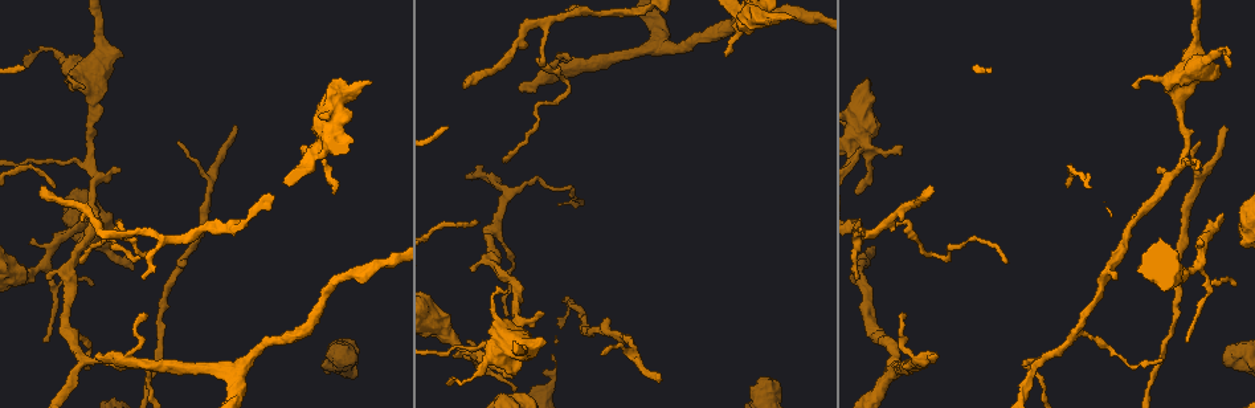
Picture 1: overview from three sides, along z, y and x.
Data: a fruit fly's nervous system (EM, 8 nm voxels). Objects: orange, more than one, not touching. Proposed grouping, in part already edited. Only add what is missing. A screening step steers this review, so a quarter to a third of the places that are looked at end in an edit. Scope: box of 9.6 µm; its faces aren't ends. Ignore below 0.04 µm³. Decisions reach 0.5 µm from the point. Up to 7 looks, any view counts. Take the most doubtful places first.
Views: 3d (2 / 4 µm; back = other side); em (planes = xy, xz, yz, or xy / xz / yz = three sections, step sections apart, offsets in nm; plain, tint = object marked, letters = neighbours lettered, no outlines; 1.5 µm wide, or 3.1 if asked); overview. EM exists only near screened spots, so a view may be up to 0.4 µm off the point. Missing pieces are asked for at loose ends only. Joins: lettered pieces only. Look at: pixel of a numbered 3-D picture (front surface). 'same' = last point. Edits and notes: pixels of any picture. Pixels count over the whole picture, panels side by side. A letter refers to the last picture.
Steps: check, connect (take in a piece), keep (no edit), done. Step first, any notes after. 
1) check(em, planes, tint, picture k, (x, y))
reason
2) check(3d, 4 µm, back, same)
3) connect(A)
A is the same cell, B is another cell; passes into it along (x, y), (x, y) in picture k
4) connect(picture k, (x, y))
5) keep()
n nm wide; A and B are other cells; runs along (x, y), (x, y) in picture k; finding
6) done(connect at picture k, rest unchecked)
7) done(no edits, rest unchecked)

check(3d, 2 µm, picture 1, (236, 126))
tapers out

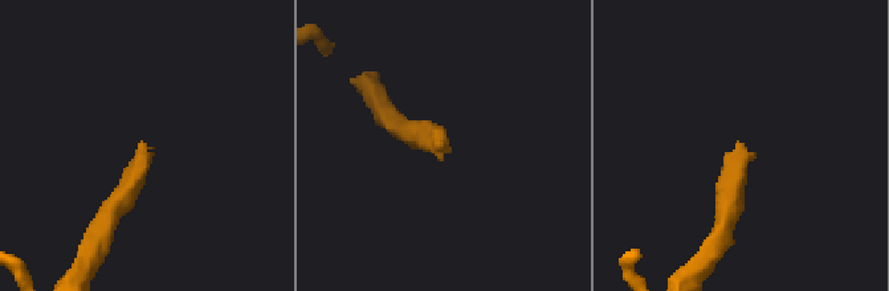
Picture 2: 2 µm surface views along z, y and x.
check(em, planes, plain, picture 2, (448, 145))

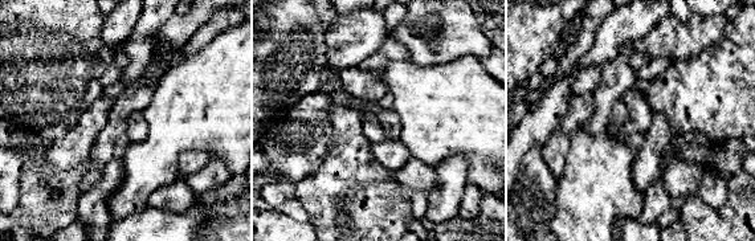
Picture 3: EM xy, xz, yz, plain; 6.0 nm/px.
check(em, planes, letters, same)
see the neighbours

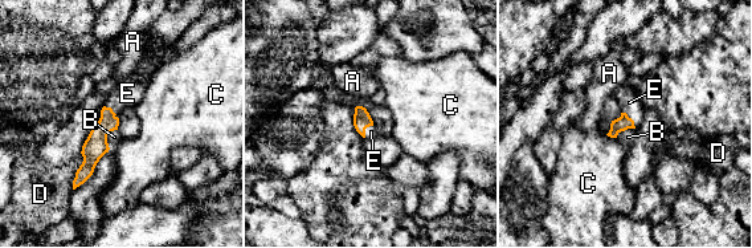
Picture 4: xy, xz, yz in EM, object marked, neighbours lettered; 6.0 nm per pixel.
connect(E)
E is the same cell, A, B, C and D are other cells; passes into it along (624, 122), (632, 120), (628, 100) in picture 4; the cell continues

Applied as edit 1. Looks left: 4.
check(3d, 2 µm, picture 1, (936, 354))
branch stops here

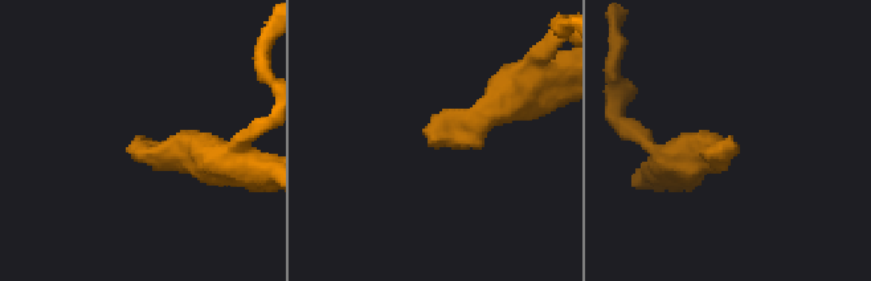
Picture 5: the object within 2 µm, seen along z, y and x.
check(em, planes, plain, picture 5, (729, 139))

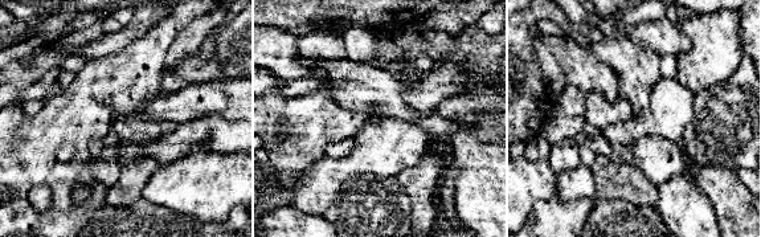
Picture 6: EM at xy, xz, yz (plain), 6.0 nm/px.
check(em, planes, letters, same)
see the neighbours

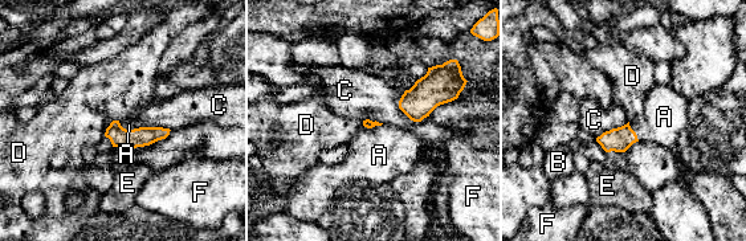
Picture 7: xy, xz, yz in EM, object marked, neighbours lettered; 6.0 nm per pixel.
connect(A)
A is the same cell, B, C, D, E and F are other cells; passes into it along (119, 137), (129, 130), (129, 125) in picture 7; the cell continues

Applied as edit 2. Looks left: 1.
check(em, xy, step 8, letters, picture 1, (337, 80))
branch stops here

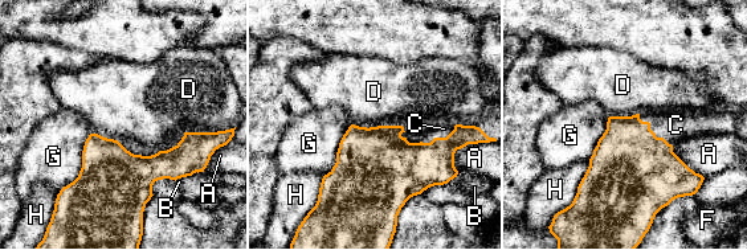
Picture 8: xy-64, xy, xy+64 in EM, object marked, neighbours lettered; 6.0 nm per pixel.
connect(C)
C is the same cell, A, B, D, F, G and H are other cells; passes into it along (396, 169), (428, 143), (444, 128) in picture 8; it goes on there

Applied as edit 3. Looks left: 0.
done(connect at picture 4, connect at picture 7, connect at picture 8, rest unchecked)

